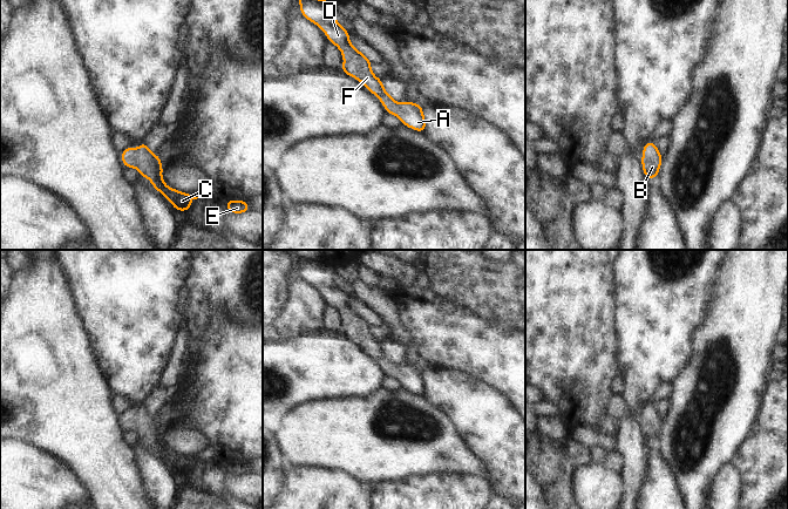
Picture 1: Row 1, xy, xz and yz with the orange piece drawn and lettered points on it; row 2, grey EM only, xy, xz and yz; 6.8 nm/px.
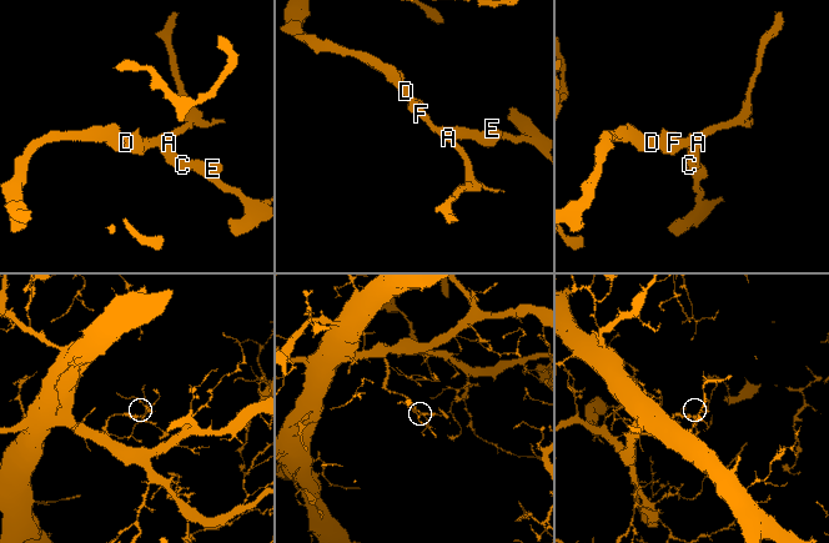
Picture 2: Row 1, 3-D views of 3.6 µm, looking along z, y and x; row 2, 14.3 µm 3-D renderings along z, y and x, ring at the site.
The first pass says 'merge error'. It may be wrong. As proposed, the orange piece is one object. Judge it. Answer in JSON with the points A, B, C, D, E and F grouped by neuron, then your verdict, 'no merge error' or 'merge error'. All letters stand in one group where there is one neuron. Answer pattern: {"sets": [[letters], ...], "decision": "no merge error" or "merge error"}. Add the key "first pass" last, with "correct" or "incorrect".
{"sets": [["A", "B", "C", "D", "E", "F"]], "decision": "no merge error", "first pass": "incorrect"}

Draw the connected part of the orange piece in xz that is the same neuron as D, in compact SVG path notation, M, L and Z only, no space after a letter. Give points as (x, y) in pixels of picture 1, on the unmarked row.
M293 250L283 251L299 260L299 272L303 279L319 289L326 297L328 304L340 312L344 319L341 333L361 345L381 364L388 376L398 379L401 382L402 388L419 395L424 395L426 380L422 375L423 368L410 364L401 367L385 353L382 342L378 341L369 330L372 324L352 308L349 305L351 296L337 284L337 267L320 260L304 258Z

